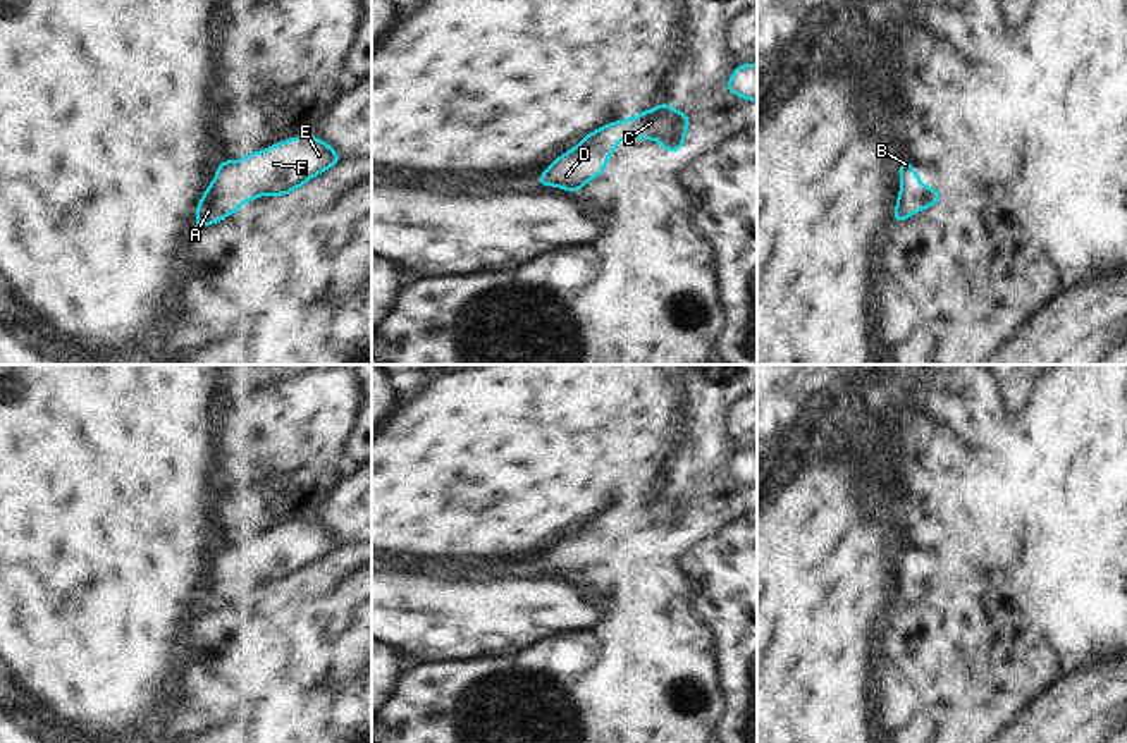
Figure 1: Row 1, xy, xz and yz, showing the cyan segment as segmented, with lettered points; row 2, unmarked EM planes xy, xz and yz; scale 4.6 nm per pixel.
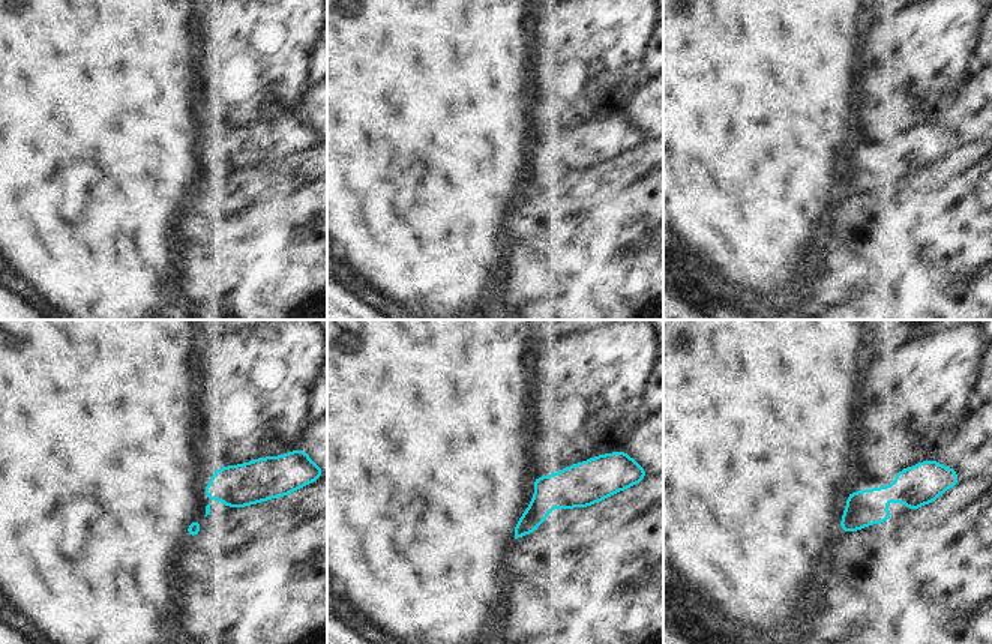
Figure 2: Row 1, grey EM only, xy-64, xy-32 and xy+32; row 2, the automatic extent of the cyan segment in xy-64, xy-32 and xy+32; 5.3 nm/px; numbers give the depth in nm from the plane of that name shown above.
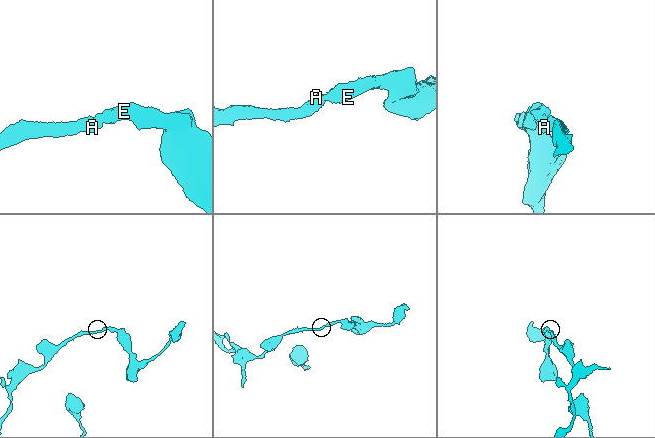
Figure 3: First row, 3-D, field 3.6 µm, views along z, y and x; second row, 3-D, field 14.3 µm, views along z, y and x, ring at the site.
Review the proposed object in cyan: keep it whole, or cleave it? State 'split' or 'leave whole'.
leave whole

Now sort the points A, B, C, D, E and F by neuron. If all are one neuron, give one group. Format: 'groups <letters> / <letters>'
groups A B C D E F

